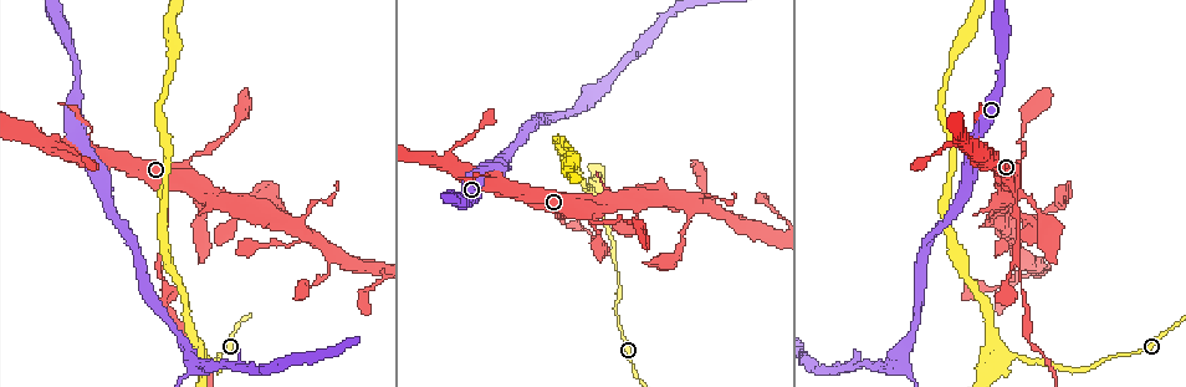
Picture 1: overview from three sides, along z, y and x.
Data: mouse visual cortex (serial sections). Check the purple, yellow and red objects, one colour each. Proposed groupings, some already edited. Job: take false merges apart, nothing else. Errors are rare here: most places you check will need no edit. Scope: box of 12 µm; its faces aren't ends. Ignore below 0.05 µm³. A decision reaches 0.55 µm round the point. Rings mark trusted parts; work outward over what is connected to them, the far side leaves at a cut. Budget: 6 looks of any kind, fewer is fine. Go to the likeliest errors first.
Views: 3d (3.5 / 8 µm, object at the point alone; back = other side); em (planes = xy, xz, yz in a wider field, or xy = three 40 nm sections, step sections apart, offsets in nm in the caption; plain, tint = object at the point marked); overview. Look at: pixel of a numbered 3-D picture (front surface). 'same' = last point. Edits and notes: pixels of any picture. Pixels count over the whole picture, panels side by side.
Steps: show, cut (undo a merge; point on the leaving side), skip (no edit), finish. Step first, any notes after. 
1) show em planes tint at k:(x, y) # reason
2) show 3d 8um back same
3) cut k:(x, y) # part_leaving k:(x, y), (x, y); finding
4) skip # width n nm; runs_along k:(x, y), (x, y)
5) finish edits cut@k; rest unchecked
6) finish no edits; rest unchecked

show 3d 3.5um at 1:(1010, 354) # four arms meet

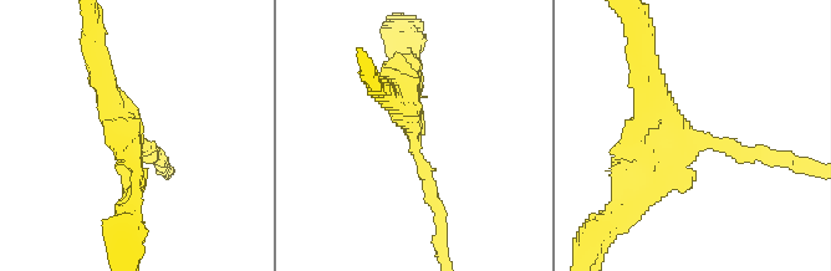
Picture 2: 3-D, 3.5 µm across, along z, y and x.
show em xy step 5 plain at 2:(691, 140) # arms 4; arm_widths 200, 250, 300, 300 nm

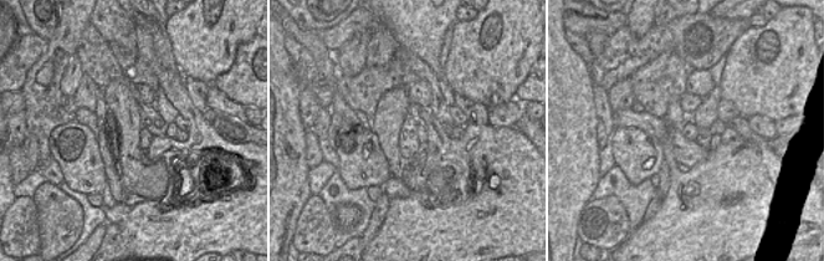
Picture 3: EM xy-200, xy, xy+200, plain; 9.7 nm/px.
show em xy step 5 tint same # with the object marked

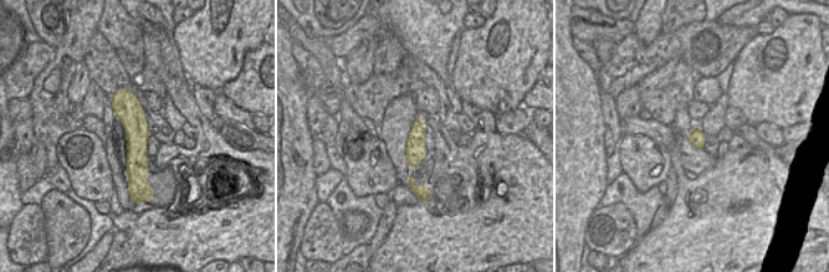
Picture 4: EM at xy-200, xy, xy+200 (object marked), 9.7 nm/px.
skip # width 200 nm; runs_along 4:(121, 92), (136, 126), (131, 188); continuous, no second cell

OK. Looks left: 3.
show 3d 3.5um back at 1:(1015, 201) # sudden change in width

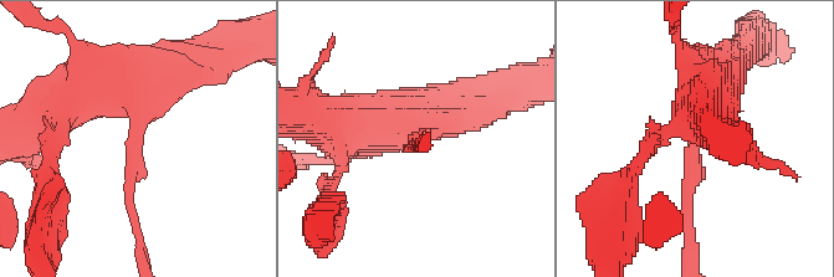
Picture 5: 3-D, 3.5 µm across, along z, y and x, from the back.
show em planes tint at 5:(140, 135)

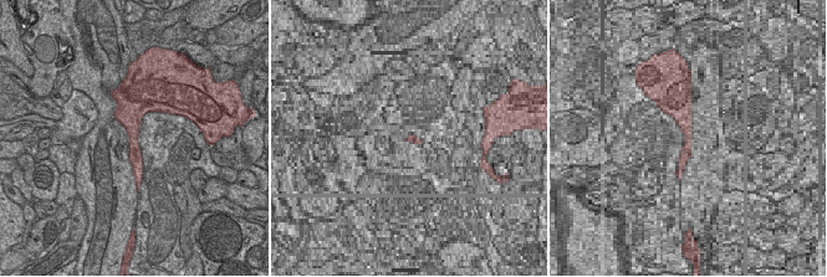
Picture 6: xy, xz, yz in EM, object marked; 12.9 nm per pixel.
skip # arm_widths 100, 600 nm; runs_along 6:(127, 98), (138, 177); all the same cell

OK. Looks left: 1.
finish no edits; rest unchecked

